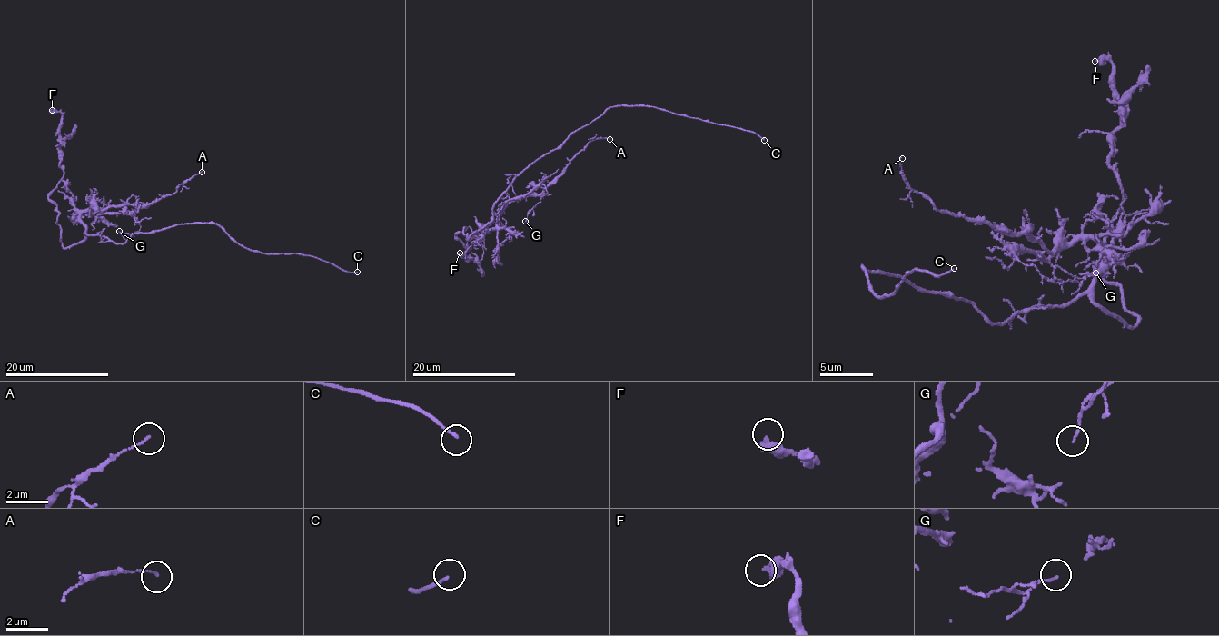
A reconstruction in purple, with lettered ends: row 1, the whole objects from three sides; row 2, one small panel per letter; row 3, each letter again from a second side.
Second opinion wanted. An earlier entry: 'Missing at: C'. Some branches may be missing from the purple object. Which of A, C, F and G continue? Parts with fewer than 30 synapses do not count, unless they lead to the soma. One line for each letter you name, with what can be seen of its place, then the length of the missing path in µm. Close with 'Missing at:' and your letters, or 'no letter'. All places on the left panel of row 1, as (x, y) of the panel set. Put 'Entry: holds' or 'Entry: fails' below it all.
C: Place: (357, 272). Missing length about 7 µm
Missing at: C
Entry: holds

